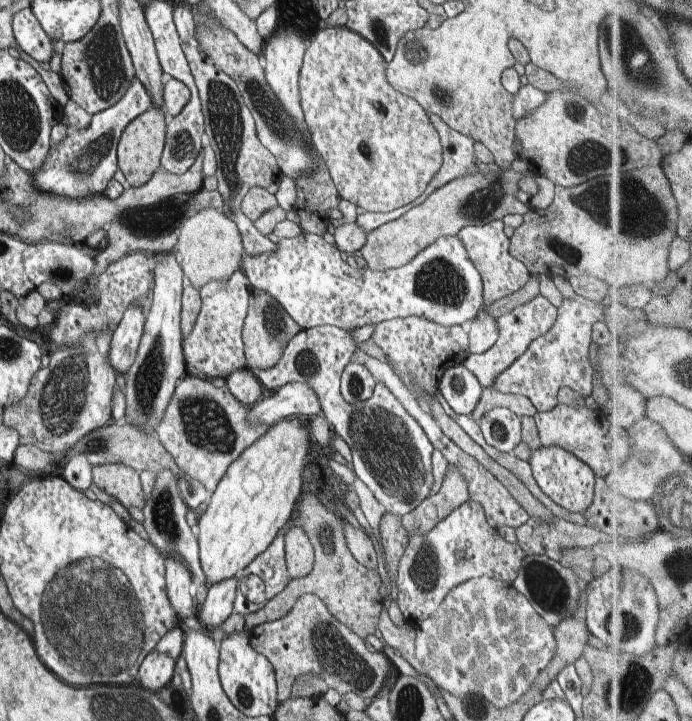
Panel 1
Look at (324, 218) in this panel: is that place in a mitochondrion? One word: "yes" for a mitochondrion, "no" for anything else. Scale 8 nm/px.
no

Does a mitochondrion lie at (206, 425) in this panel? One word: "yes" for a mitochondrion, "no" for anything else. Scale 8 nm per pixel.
yes

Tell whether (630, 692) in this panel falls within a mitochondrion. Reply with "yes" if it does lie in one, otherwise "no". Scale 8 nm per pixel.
yes

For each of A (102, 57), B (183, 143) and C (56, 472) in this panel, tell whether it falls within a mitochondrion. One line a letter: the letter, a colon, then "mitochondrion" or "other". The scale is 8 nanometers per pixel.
A: mitochondrion
B: mitochondrion
C: other

